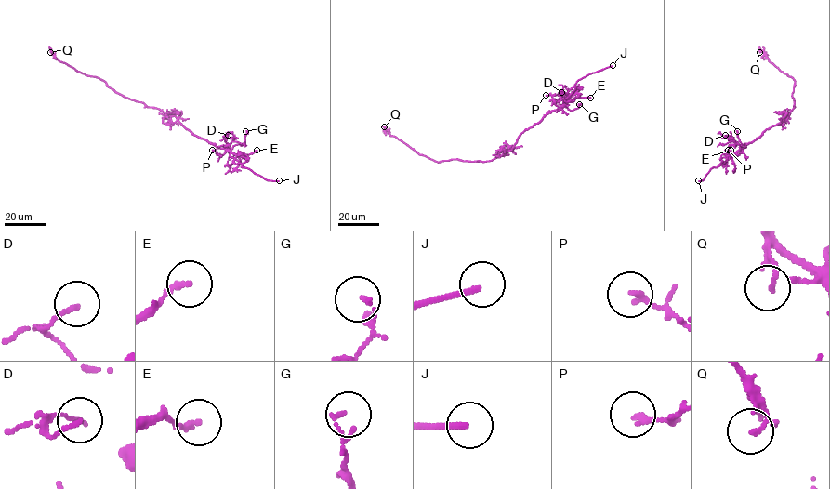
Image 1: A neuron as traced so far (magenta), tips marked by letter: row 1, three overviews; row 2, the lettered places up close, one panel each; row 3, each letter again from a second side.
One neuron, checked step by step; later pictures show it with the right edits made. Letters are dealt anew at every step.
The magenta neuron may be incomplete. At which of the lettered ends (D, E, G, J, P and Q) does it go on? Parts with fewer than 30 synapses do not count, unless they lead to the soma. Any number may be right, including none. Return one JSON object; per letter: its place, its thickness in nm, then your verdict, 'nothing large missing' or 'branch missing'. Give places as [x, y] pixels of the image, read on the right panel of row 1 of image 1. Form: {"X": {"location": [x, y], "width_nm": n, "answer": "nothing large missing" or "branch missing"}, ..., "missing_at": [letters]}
{"D": {"location": [725, 135], "width_nm": 120, "answer": "nothing large missing"}, "E": {"location": [731, 150], "width_nm": 160, "answer": "nothing large missing"}, "G": {"location": [737, 131], "width_nm": 120, "answer": "nothing large missing"}, "J": {"location": [698, 180], "width_nm": 190, "answer": "branch missing"}, "P": {"location": [728, 150], "width_nm": 180, "answer": "nothing large missing"}, "Q": {"location": [759, 52], "width_nm": 140, "answer": "nothing large missing"}, "missing_at": ["J"]}

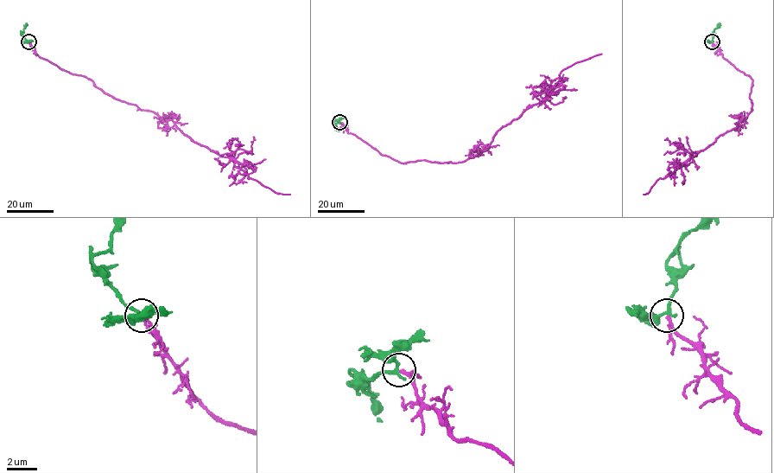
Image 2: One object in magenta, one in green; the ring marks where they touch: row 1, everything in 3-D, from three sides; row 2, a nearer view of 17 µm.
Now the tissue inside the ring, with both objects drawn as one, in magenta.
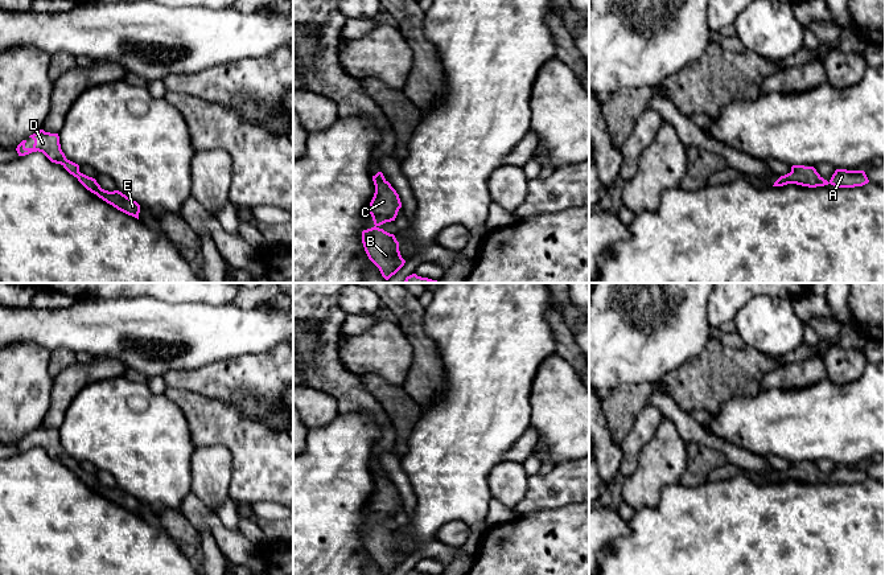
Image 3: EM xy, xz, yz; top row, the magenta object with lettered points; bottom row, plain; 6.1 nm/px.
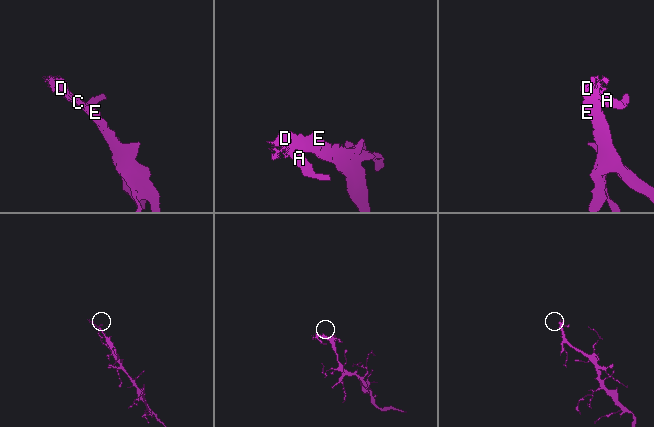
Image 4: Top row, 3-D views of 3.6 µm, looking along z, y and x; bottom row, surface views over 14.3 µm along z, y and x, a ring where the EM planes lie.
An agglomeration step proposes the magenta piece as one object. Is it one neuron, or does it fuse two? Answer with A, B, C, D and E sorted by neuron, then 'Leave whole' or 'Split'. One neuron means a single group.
Groups: A B C D E. Leave whole

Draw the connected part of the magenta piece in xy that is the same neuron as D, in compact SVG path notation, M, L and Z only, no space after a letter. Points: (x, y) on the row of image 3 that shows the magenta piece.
M40 130L29 137L34 140L33 147L26 148L26 140L22 140L16 148L18 156L25 156L37 151L42 152L52 163L61 164L70 174L77 177L87 190L96 194L99 198L112 205L118 210L139 219L140 205L136 201L119 190L108 192L102 189L95 178L81 173L79 165L66 159L61 149L58 134L50 134Z

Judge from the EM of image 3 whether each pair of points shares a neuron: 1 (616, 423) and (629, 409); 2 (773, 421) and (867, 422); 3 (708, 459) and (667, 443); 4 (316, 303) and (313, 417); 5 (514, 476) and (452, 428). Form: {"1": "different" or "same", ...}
{"1": "same", "2": "same", "3": "different", "4": "different", "5": "different"}

